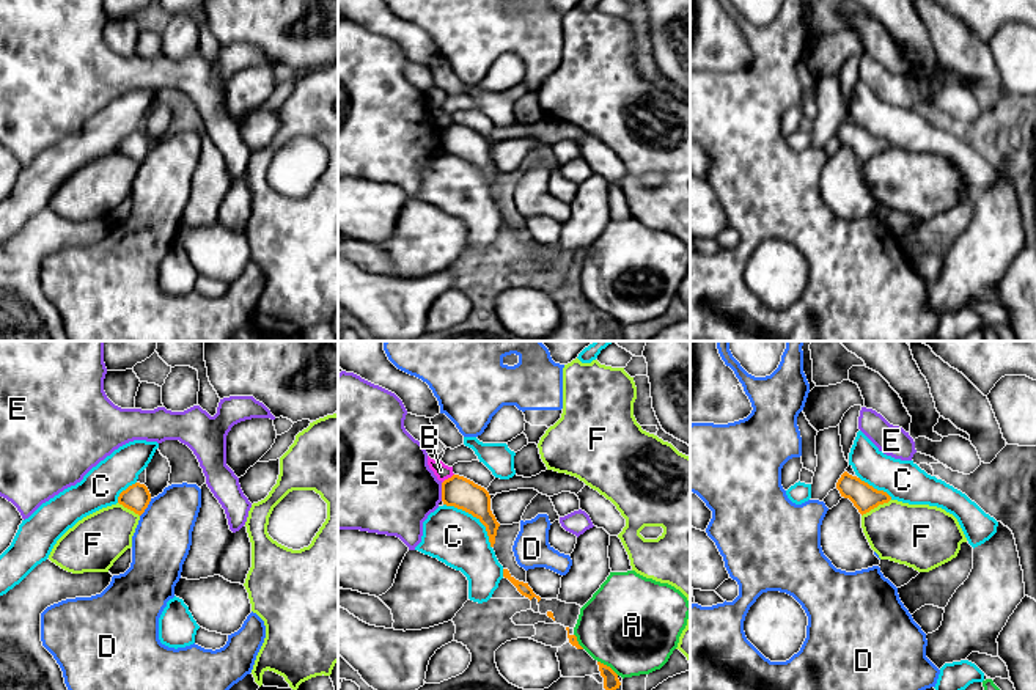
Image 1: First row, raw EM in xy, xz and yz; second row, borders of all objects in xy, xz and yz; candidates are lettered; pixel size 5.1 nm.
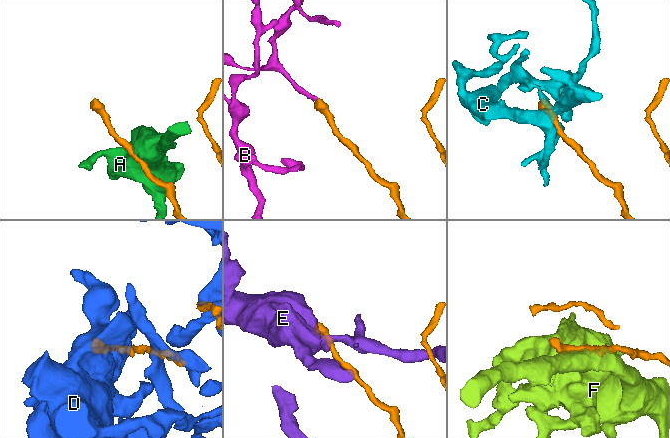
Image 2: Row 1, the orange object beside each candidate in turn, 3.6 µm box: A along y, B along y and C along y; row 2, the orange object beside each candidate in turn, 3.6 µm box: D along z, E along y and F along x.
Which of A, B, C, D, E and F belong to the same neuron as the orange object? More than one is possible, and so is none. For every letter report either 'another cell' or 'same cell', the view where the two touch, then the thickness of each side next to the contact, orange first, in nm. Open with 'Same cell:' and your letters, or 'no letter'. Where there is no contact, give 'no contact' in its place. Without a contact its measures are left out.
Same cell: no letter
A: another cell; meets orange in xz; 80 nm thick on the orange side, 500 nm on the other
B: another cell; meets orange in xz; 160 nm thick on the orange side, 80 nm on the other
C: another cell; meets orange in xz; 160 nm thick on the orange side, 280 nm on the other
D: another cell; meets orange in xy; 140 nm thick on the orange side, 300 nm on the other
E: another cell; meets orange in xz; 160 nm thick on the orange side, 440 nm on the other
F: another cell; meets orange in yz; 140 nm thick on the orange side, 320 nm on the other

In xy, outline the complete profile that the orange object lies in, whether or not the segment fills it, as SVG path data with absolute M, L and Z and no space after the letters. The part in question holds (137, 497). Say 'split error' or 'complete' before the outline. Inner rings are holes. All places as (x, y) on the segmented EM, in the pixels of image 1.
complete; M135 483L123 490L118 503L141 516L151 501L151 494L145 484Z

